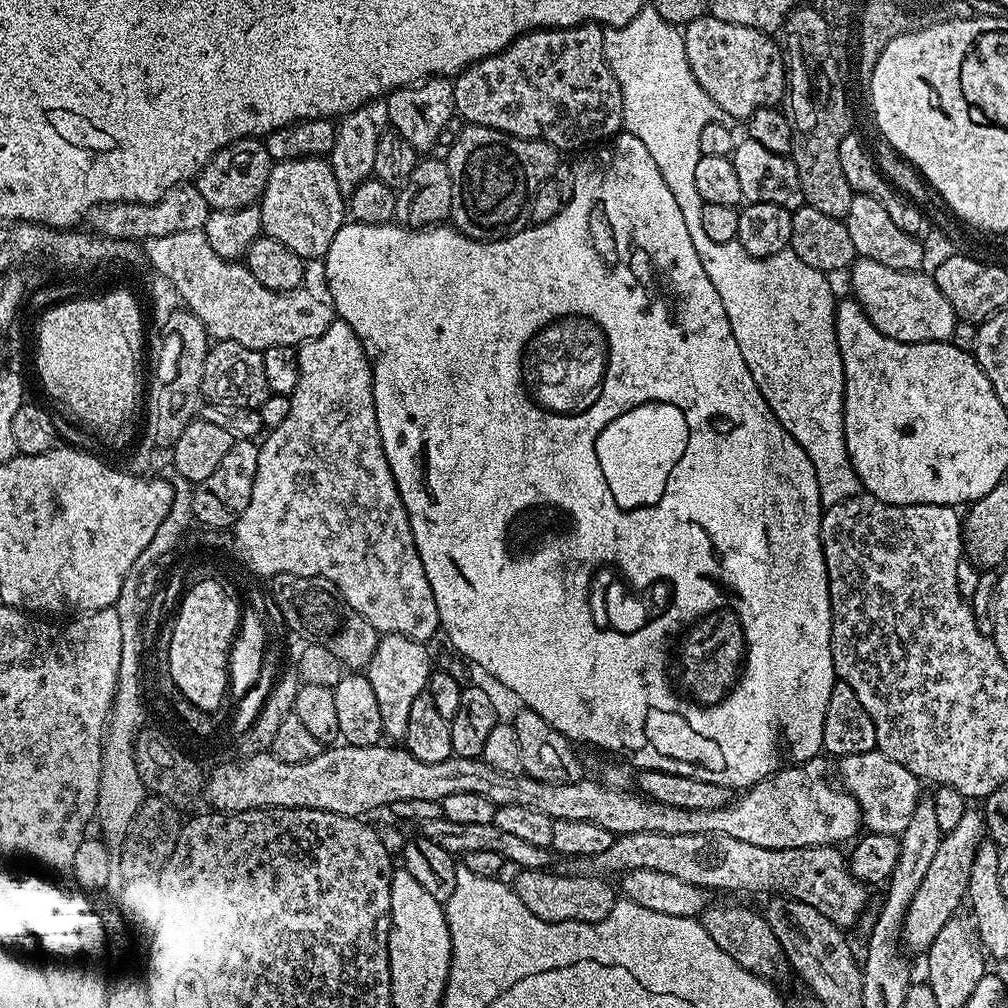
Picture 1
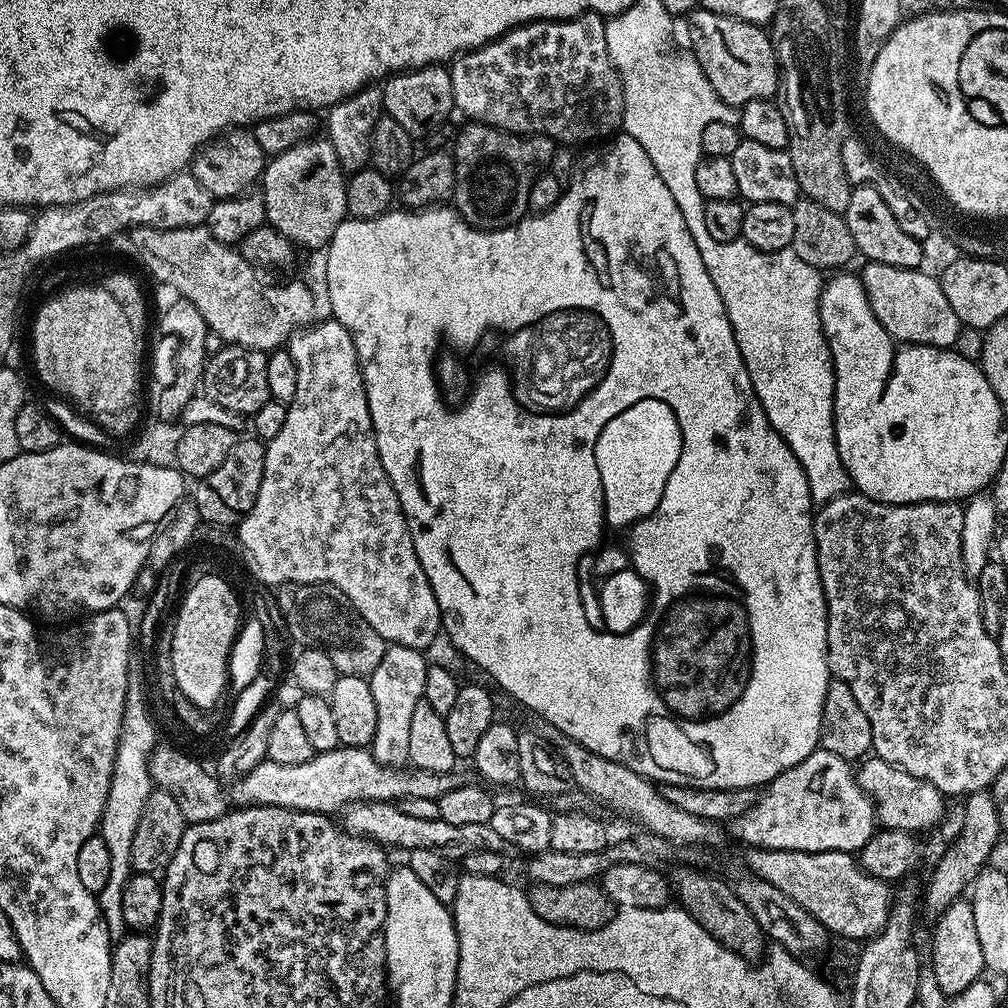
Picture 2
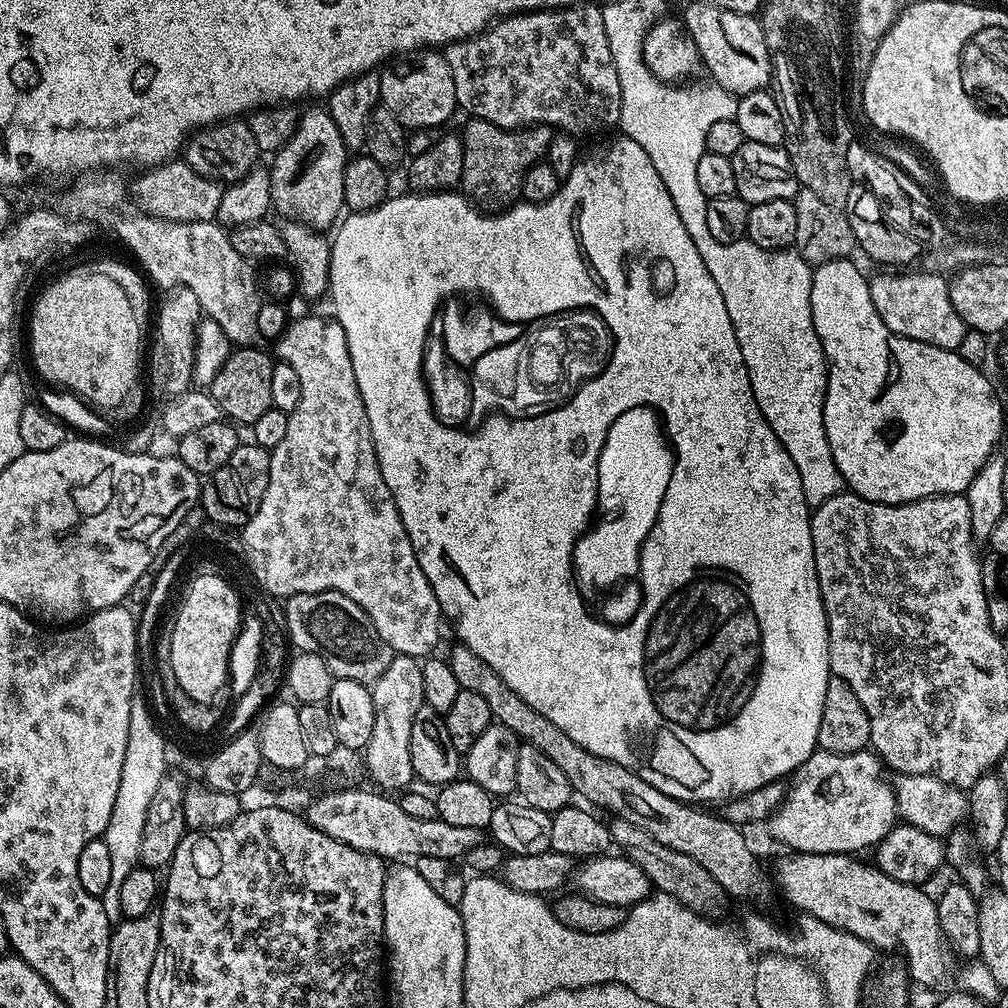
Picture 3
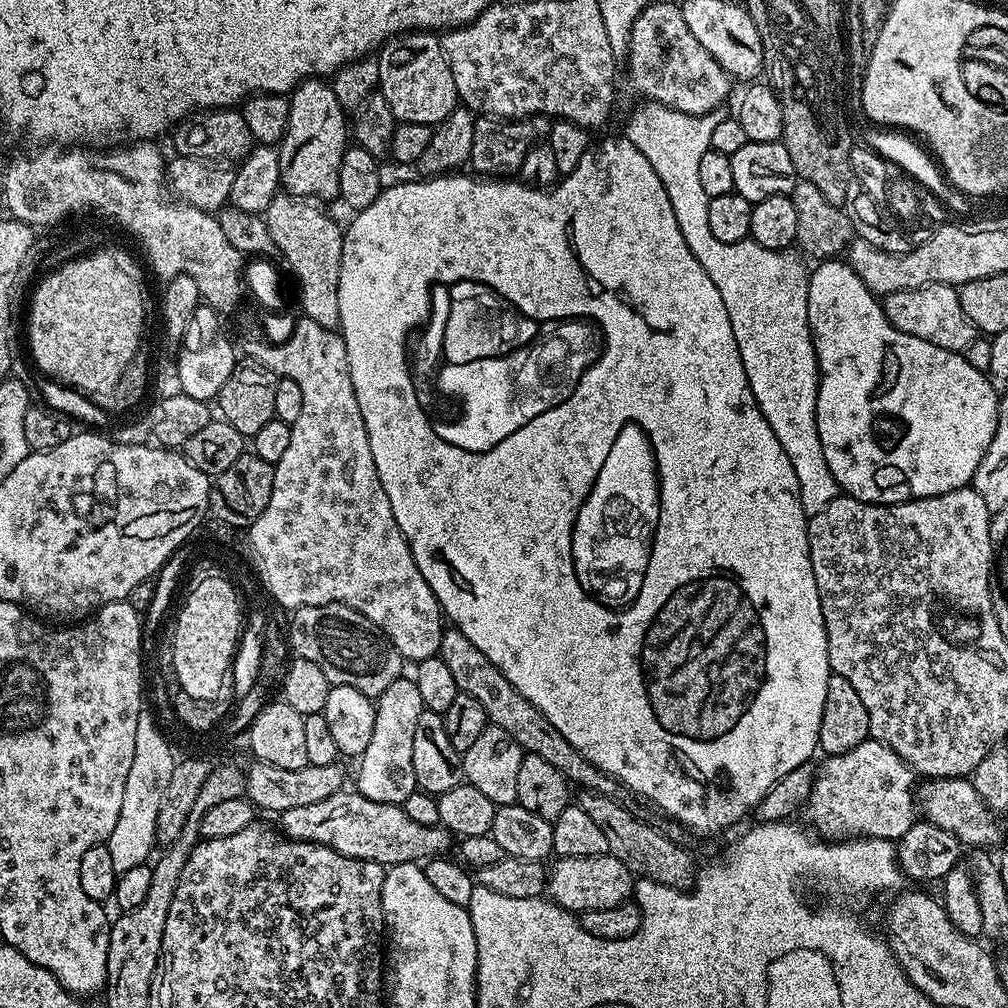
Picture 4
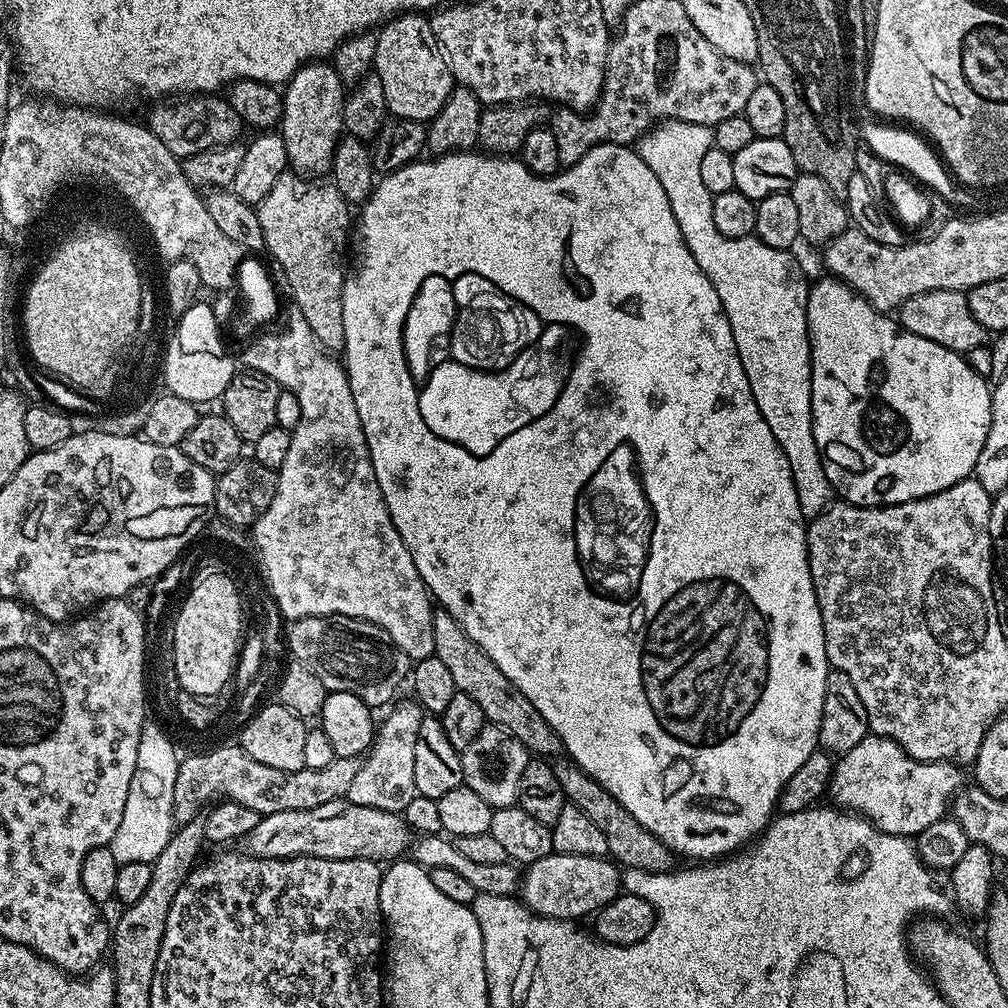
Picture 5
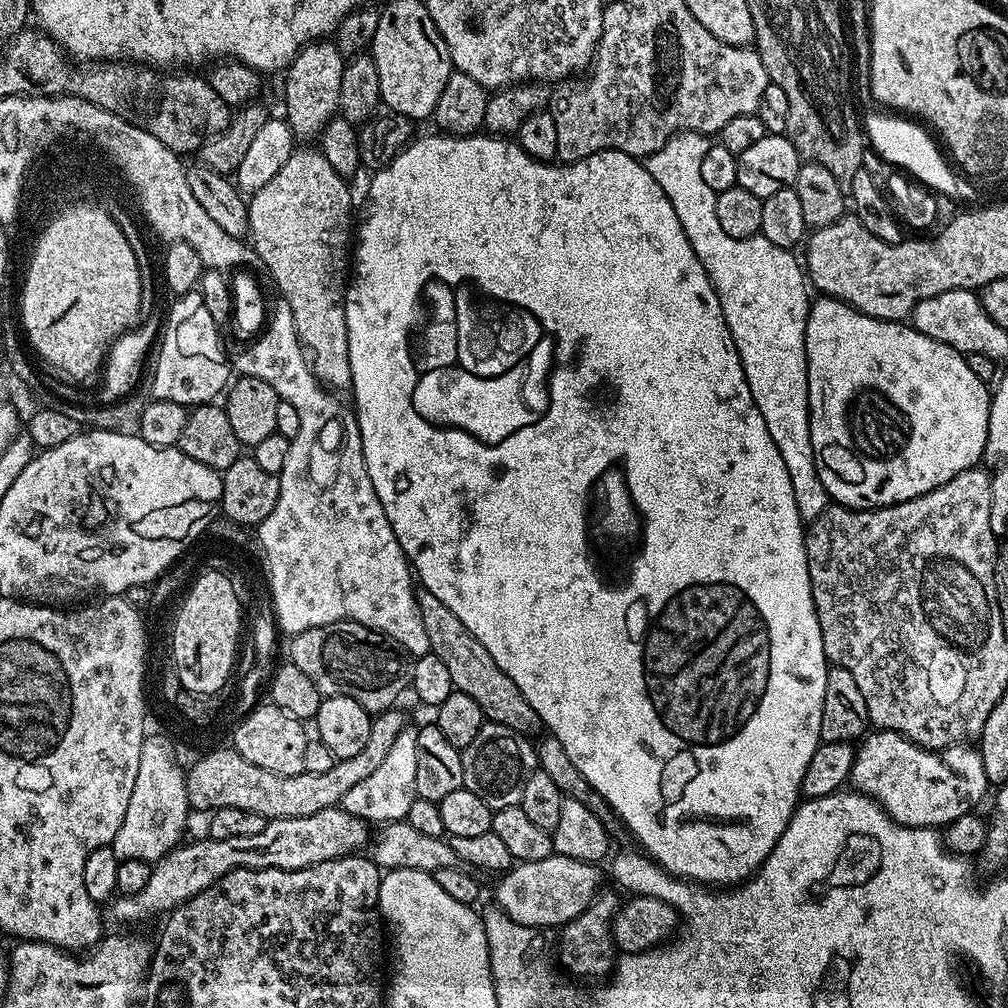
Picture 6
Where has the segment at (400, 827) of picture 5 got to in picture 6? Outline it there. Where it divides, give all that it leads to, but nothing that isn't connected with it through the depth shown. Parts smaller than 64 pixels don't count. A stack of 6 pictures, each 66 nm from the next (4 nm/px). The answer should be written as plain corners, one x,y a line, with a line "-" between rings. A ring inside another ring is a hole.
337,806
318,810
318,814
310,814
306,818
269,819
264,828
258,830
258,834
221,840
203,838
193,844
181,843
152,864
150,879
146,881
146,886
142,886
142,890
138,890
138,894
117,895
111,901
112,916
118,923
128,924
143,916
171,913
173,908
185,904
236,868
298,870
318,862
337,860
339,856
351,856
359,853
364,843
364,847
369,843
368,828
369,821

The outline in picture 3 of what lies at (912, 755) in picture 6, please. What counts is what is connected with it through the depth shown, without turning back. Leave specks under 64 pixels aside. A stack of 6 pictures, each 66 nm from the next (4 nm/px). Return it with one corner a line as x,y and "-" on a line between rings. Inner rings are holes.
819,750
813,752
810,758
806,758
806,762
802,762
802,766
797,768
790,777
790,783
787,785
784,801
778,806
778,810
766,821
766,829
780,844
785,844
785,849
792,852
813,852
814,854
860,854
863,848
868,850
875,849
882,838
886,838
886,834
890,834
890,830
895,828
898,823
898,813
896,810
896,790
891,779
884,777
886,773
885,765
882,763
875,751
865,750
863,752
855,752
854,754
834,754
833,752
821,752

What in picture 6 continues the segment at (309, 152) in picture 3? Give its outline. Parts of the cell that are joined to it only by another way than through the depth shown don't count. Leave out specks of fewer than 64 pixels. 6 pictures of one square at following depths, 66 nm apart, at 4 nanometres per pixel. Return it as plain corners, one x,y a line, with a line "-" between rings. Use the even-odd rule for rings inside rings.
331,39
316,40
307,44
289,63
284,76
284,112
296,138
319,137
324,127
338,112
338,94
342,90
342,74
346,58

